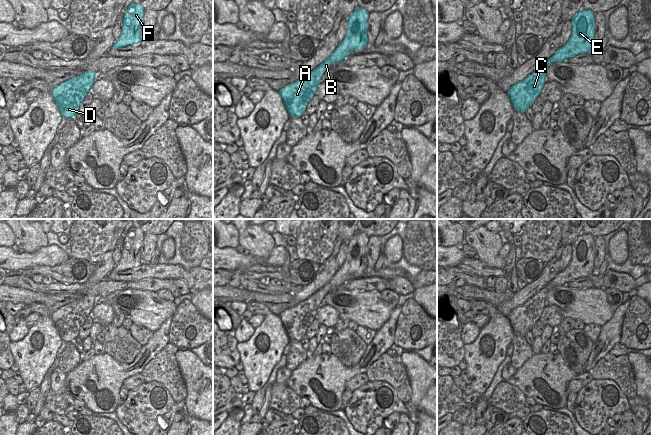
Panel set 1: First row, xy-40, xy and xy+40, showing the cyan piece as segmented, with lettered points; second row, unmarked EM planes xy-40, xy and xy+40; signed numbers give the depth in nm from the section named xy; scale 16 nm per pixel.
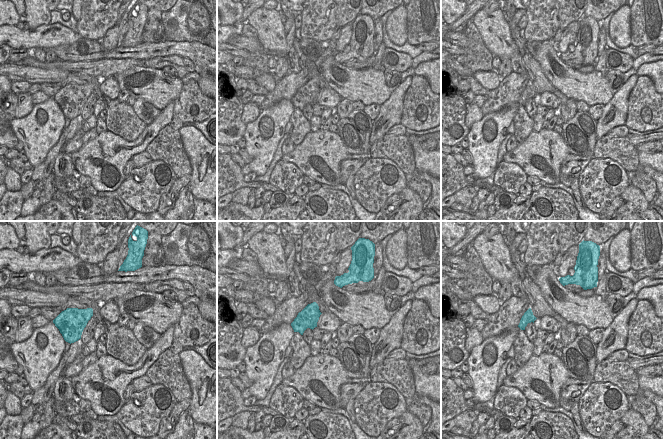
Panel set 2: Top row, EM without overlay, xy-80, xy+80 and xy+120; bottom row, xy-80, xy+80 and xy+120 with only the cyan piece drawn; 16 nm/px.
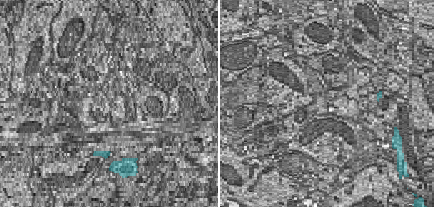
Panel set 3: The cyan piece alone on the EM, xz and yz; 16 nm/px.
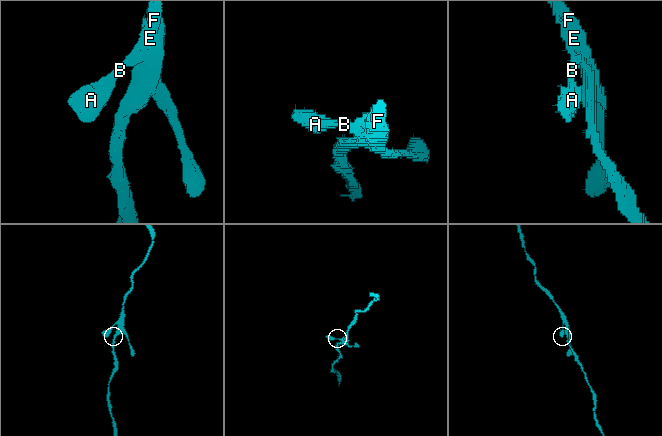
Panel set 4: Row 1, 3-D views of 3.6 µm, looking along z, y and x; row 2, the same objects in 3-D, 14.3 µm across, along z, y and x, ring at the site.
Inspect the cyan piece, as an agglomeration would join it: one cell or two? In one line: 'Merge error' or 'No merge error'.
No merge error

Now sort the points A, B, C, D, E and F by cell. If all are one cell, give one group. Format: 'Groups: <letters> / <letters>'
Groups: A B C D E F

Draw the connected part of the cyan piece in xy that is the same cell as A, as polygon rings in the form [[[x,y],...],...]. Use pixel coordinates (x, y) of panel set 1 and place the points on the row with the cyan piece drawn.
[[[356,6],[355,11],[348,17],[346,36],[331,56],[306,76],[280,89],[279,93],[290,117],[300,117],[306,110],[307,104],[316,94],[317,86],[324,72],[332,62],[340,62],[348,58],[350,51],[354,49],[362,51],[366,46],[368,43],[368,17],[369,13],[367,10]]]

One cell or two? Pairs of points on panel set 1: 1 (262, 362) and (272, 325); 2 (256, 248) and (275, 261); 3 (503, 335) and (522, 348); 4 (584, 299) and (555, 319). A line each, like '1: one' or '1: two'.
1: one
2: two
3: two
4: two

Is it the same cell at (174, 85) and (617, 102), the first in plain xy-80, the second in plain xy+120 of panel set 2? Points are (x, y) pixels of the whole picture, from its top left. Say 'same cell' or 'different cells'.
different cells

